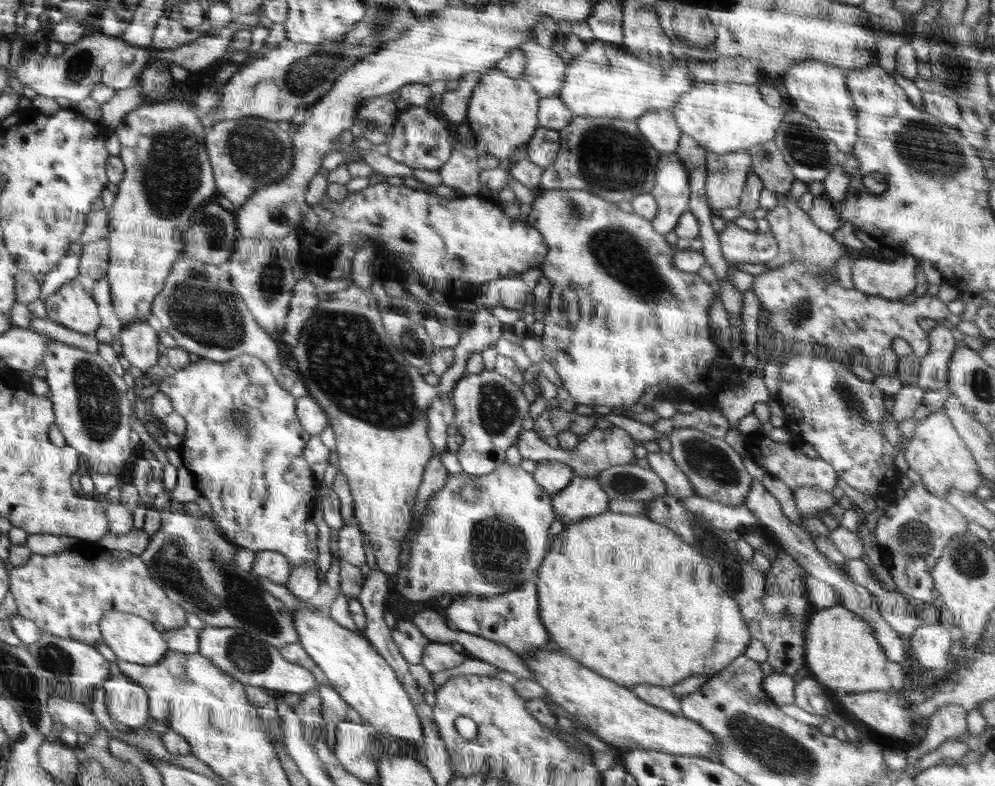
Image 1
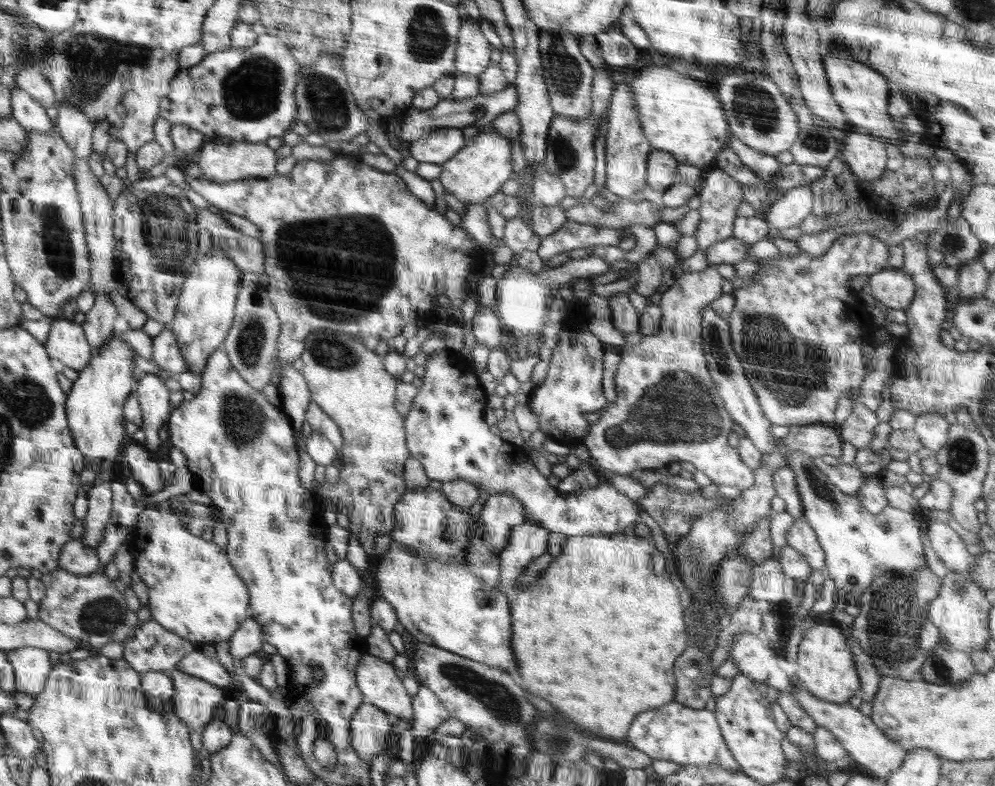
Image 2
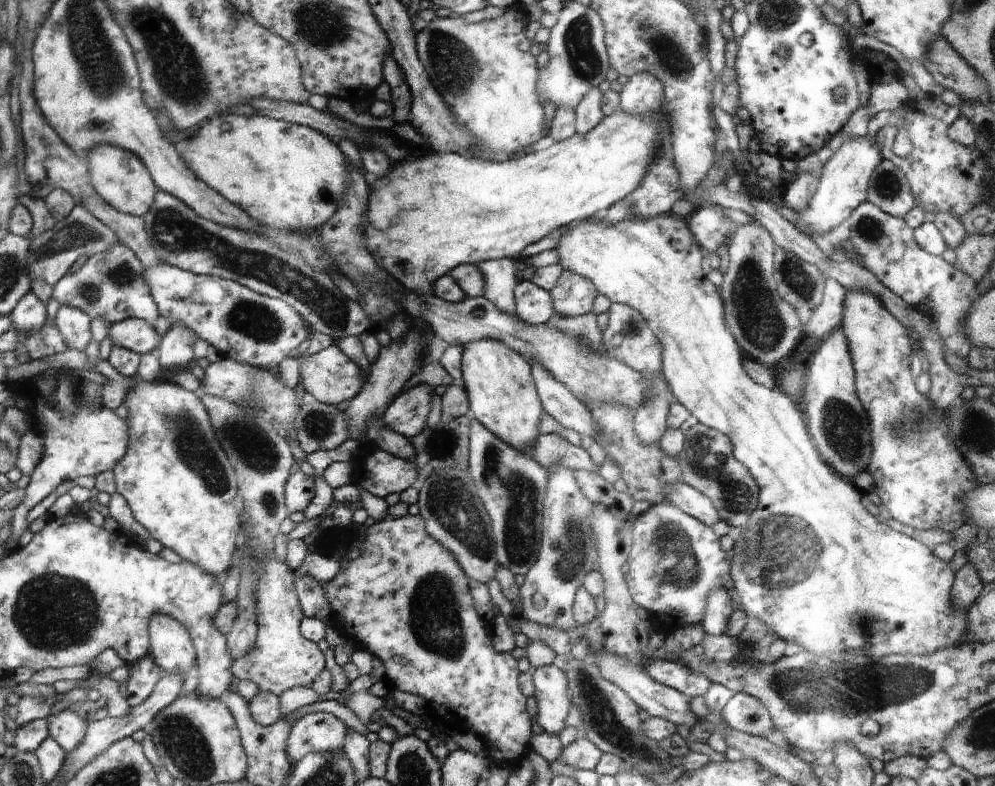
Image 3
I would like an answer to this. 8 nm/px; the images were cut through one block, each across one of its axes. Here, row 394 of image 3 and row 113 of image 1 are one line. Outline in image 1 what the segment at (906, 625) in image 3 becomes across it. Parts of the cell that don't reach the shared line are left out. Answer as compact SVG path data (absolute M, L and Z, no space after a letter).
M718 81L708 84L695 82L692 90L680 96L671 109L682 133L689 134L707 152L720 155L749 150L773 140L787 111L785 105L773 107L762 100L756 86Z

